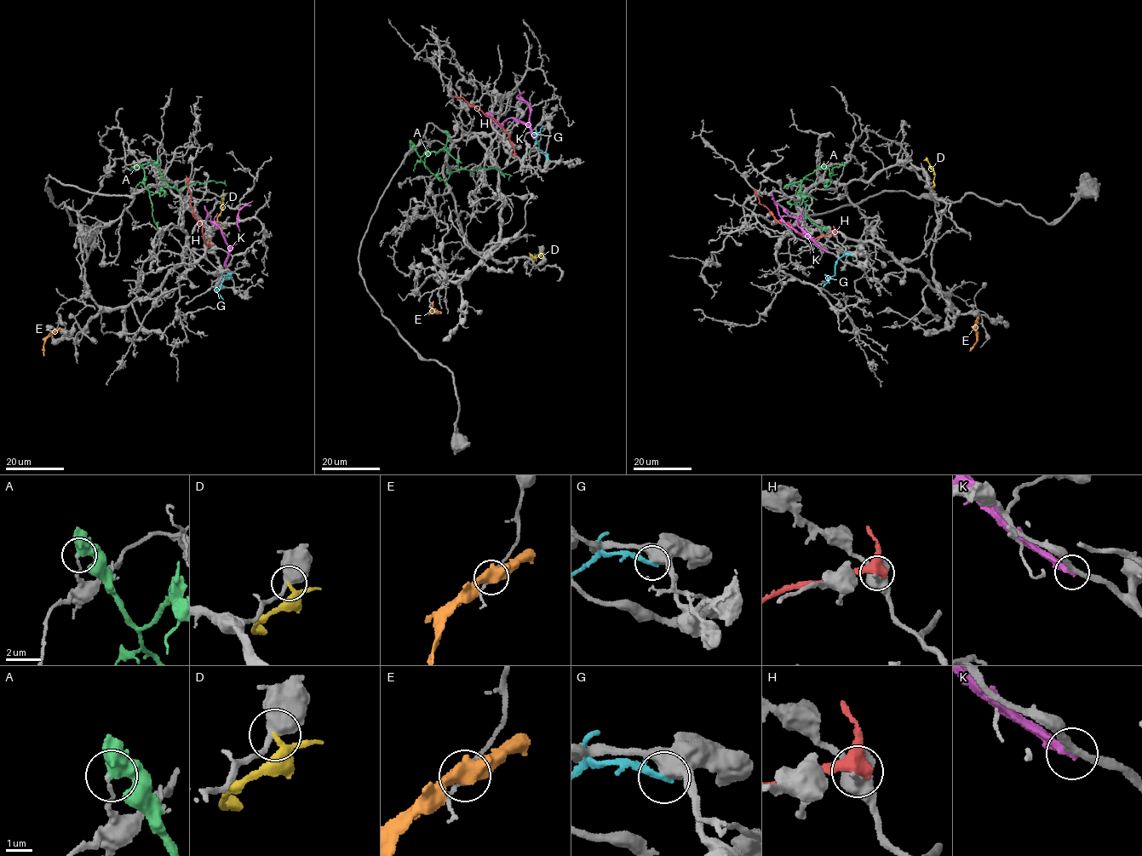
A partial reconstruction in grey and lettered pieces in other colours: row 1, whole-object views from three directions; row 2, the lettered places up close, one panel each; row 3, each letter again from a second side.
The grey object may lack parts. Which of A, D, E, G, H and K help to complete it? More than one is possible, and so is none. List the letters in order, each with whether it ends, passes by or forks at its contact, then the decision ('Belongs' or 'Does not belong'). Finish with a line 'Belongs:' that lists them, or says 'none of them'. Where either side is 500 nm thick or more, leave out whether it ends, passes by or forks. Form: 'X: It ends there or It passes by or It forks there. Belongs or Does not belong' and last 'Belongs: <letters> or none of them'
A: It passes by. Does not belong
D: It passes by. Does not belong
E: Does not belong
G: It passes by. Does not belong
H: It passes by. Does not belong
K: It ends there. Does not belong
Belongs: none of them

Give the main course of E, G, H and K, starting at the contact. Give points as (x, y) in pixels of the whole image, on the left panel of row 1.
E: (54, 332), (45, 340), (43, 356)
G: (230, 278), (231, 276), (225, 275), (220, 287), (217, 290), (223, 300)
H: (209, 246), (203, 238), (202, 226), (192, 211), (186, 175)
K: (226, 267), (229, 252), (238, 239), (237, 221), (238, 211), (252, 200)

